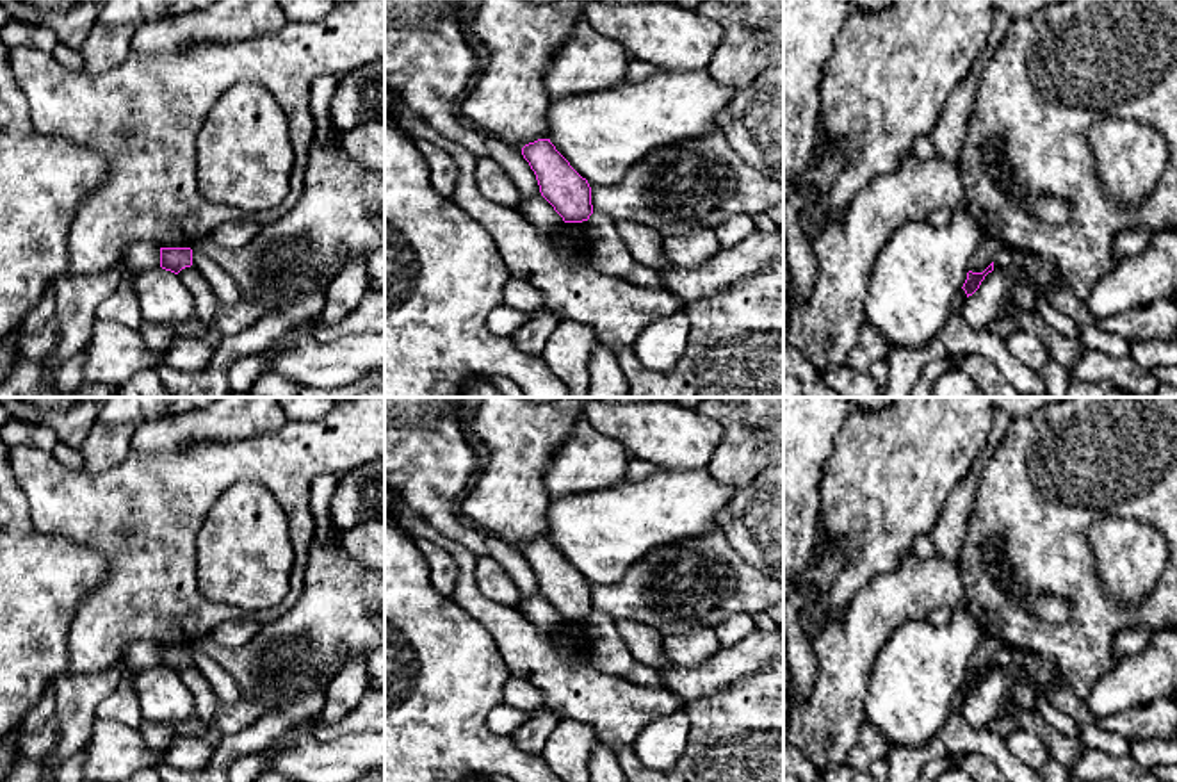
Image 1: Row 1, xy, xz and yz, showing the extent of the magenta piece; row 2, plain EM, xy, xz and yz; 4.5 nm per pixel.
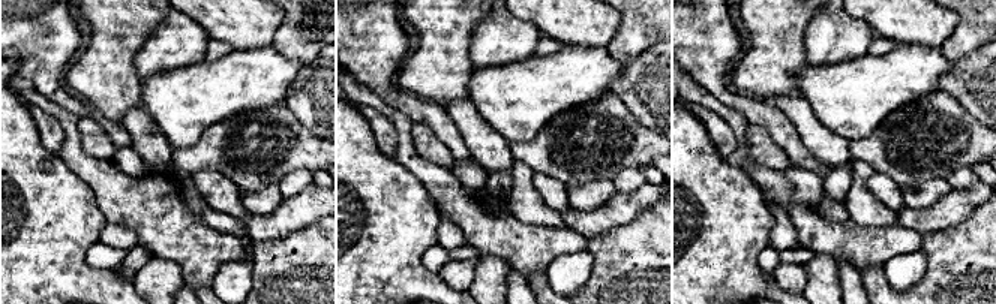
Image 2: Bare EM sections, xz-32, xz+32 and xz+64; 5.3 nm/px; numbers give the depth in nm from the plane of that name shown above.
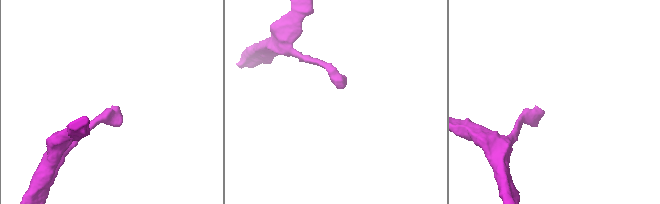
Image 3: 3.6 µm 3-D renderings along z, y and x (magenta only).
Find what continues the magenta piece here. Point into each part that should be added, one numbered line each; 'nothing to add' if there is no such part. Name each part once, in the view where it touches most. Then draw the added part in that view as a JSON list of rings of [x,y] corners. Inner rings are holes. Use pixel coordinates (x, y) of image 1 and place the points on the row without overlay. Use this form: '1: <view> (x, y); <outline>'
nothing to add

